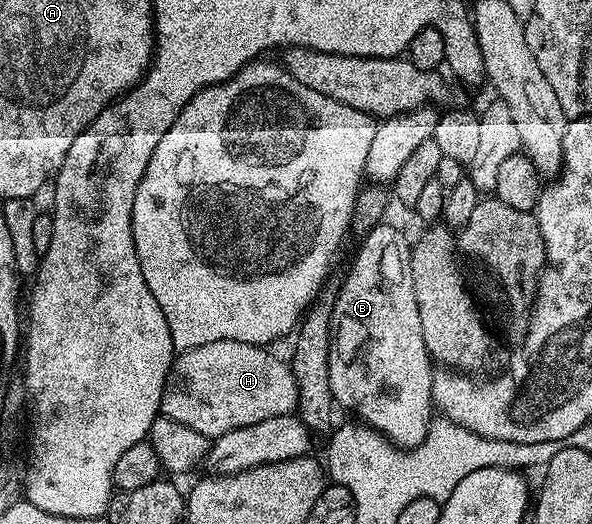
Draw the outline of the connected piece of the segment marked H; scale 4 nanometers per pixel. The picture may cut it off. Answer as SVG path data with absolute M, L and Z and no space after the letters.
M219 339L219 343L203 343L203 347L178 352L163 387L160 416L183 424L208 439L216 439L236 428L249 427L272 416L292 414L297 408L297 384L293 370L269 352L264 345L239 343L231 339Z

